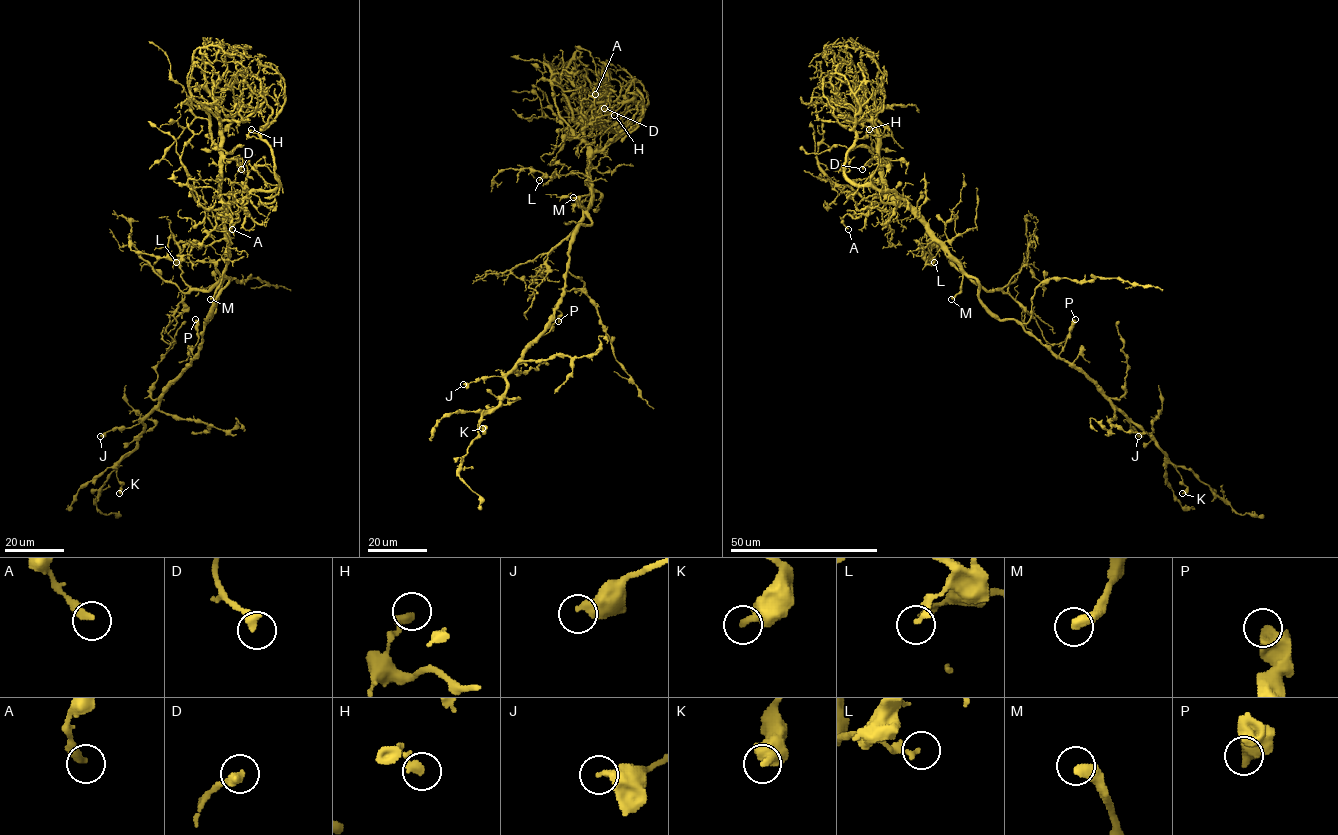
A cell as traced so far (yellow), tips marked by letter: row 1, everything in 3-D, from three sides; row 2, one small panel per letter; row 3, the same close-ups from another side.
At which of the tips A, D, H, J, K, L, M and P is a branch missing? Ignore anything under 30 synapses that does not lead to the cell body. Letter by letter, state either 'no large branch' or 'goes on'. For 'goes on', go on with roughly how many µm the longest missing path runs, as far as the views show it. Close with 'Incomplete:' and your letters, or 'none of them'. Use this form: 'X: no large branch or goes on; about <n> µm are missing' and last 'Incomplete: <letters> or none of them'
A: no large branch
D: no large branch
H: no large branch
J: no large branch
K: no large branch
L: no large branch
M: goes on; about 45 µm are missing
P: no large branch
Incomplete: M

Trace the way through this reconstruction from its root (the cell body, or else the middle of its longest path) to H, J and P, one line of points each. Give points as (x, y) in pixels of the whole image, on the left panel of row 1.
H: (213, 303), (228, 282), (228, 208), (252, 192), (272, 191), (279, 184), (273, 152), (248, 135), (251, 129)
J: (213, 303), (206, 319), (201, 348), (170, 384), (161, 401), (138, 424), (118, 427), (100, 436)
P: (213, 303), (206, 319), (201, 348), (194, 356), (192, 351), (198, 338), (195, 319)

